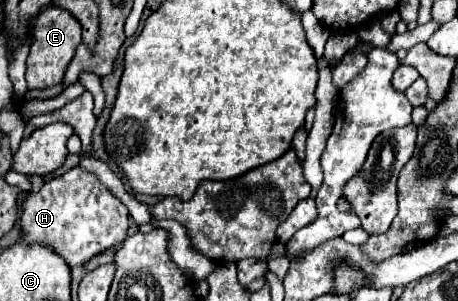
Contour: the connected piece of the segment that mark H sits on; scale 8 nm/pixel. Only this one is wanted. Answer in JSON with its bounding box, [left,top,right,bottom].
[20,167,128,267]

